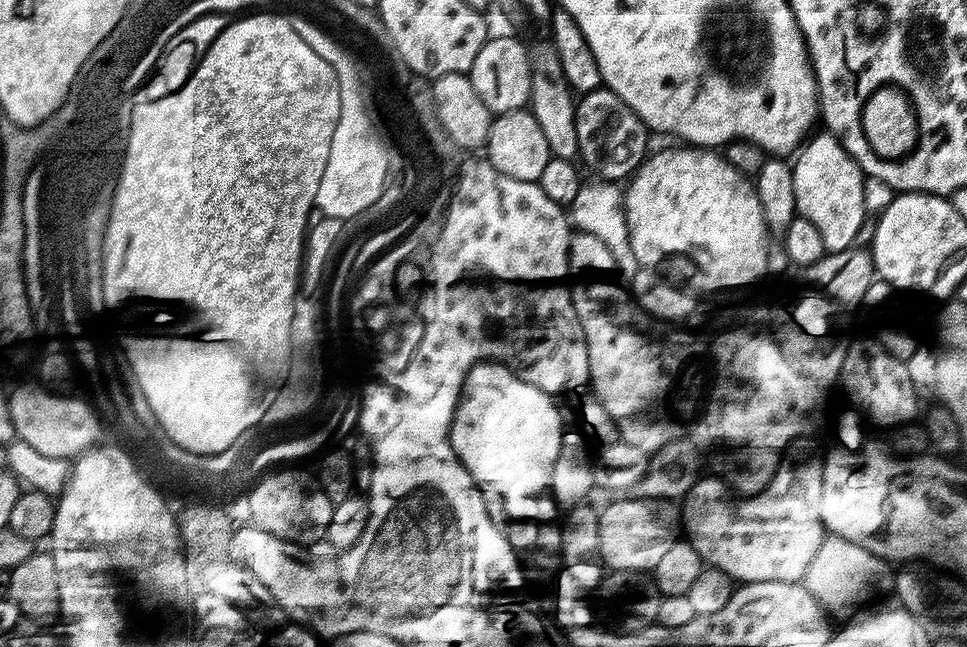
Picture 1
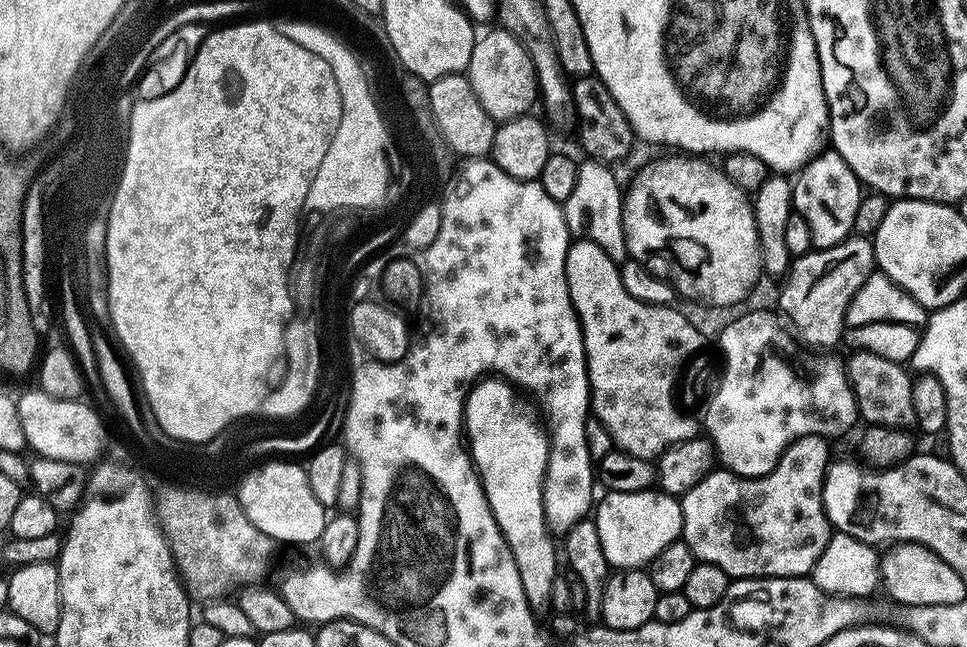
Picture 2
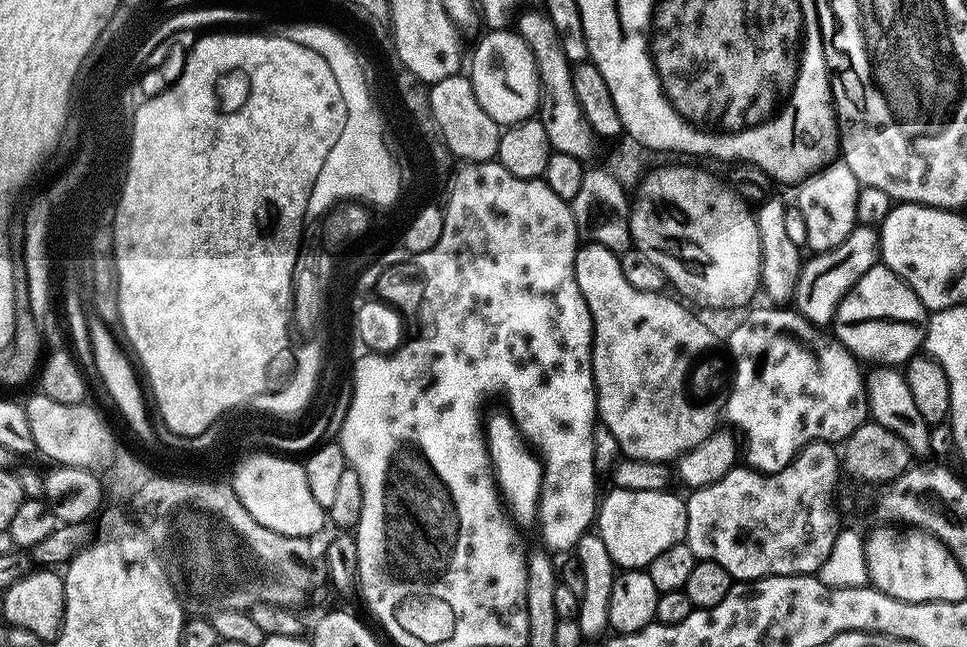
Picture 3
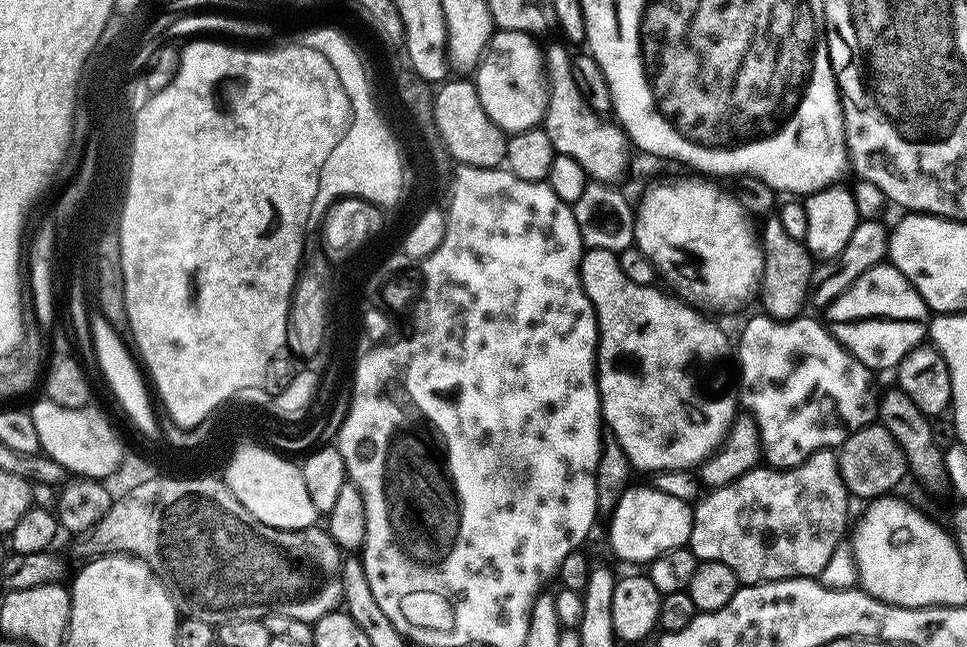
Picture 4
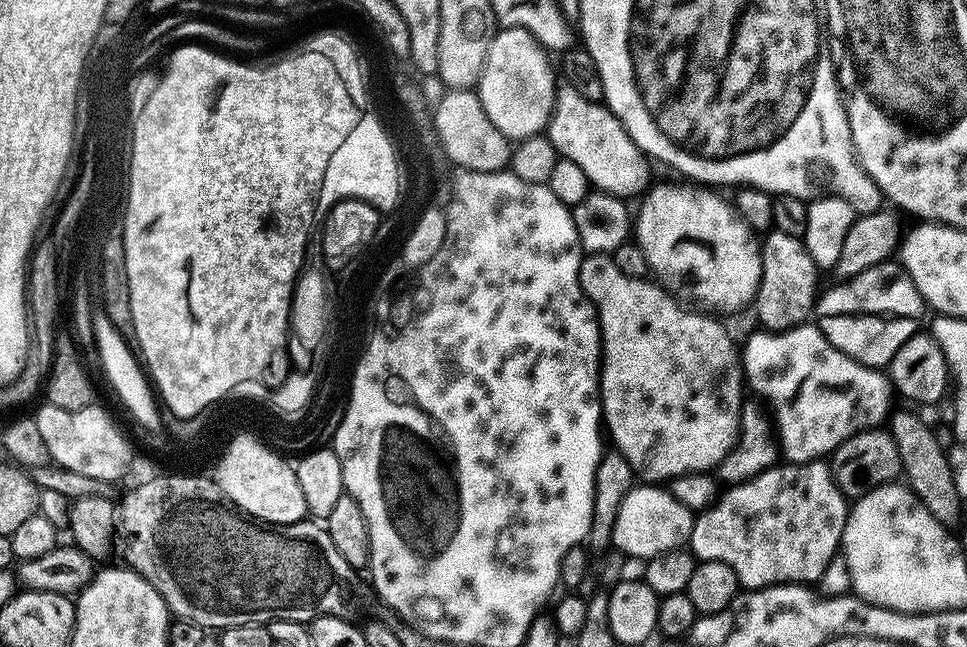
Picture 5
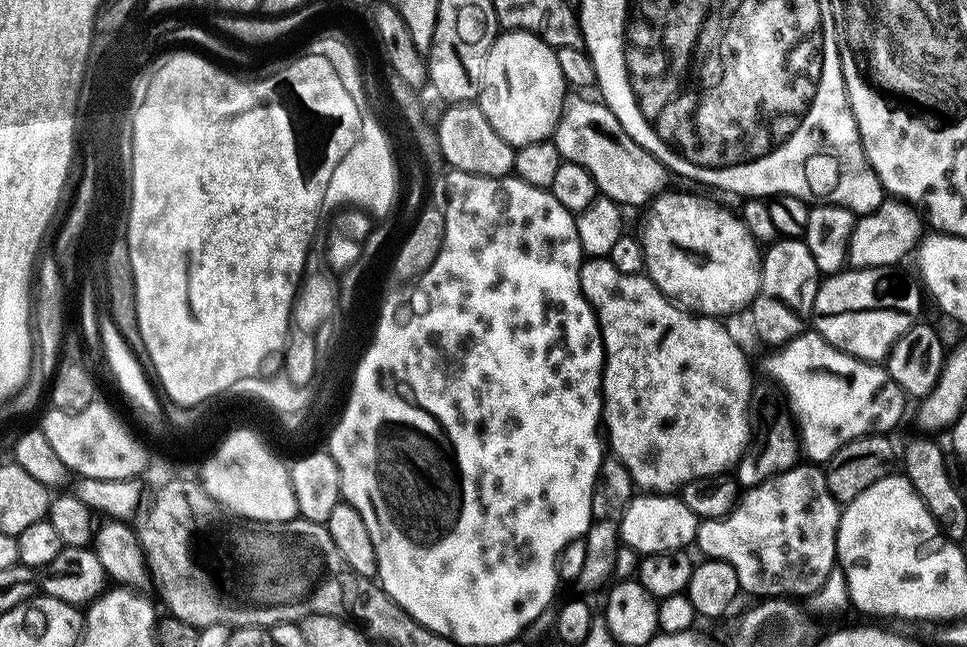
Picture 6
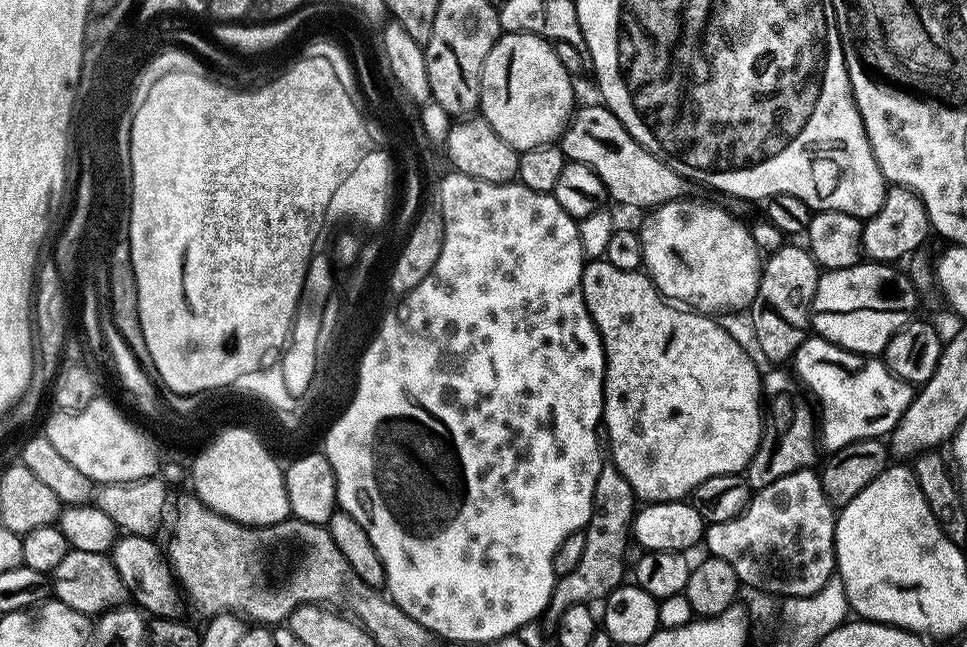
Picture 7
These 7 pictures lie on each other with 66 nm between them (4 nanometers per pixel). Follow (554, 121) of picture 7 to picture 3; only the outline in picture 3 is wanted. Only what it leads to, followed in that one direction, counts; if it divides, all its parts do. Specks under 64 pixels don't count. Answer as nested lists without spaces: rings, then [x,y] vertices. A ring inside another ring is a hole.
[[[488,30],[485,33],[480,45],[472,52],[470,71],[474,94],[482,110],[501,126],[533,119],[537,115],[536,107],[542,104],[542,89],[530,46],[526,46],[523,38],[512,30]]]

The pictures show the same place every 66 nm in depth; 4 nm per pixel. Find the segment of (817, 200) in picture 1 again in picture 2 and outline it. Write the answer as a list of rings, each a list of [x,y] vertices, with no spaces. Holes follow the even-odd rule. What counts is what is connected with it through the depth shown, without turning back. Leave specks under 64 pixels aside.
[[[835,150],[827,151],[813,155],[812,159],[799,169],[792,185],[792,207],[795,215],[806,218],[806,226],[810,226],[813,249],[841,244],[853,235],[855,215],[862,199],[860,179],[852,173],[850,166],[846,166],[846,162]]]

